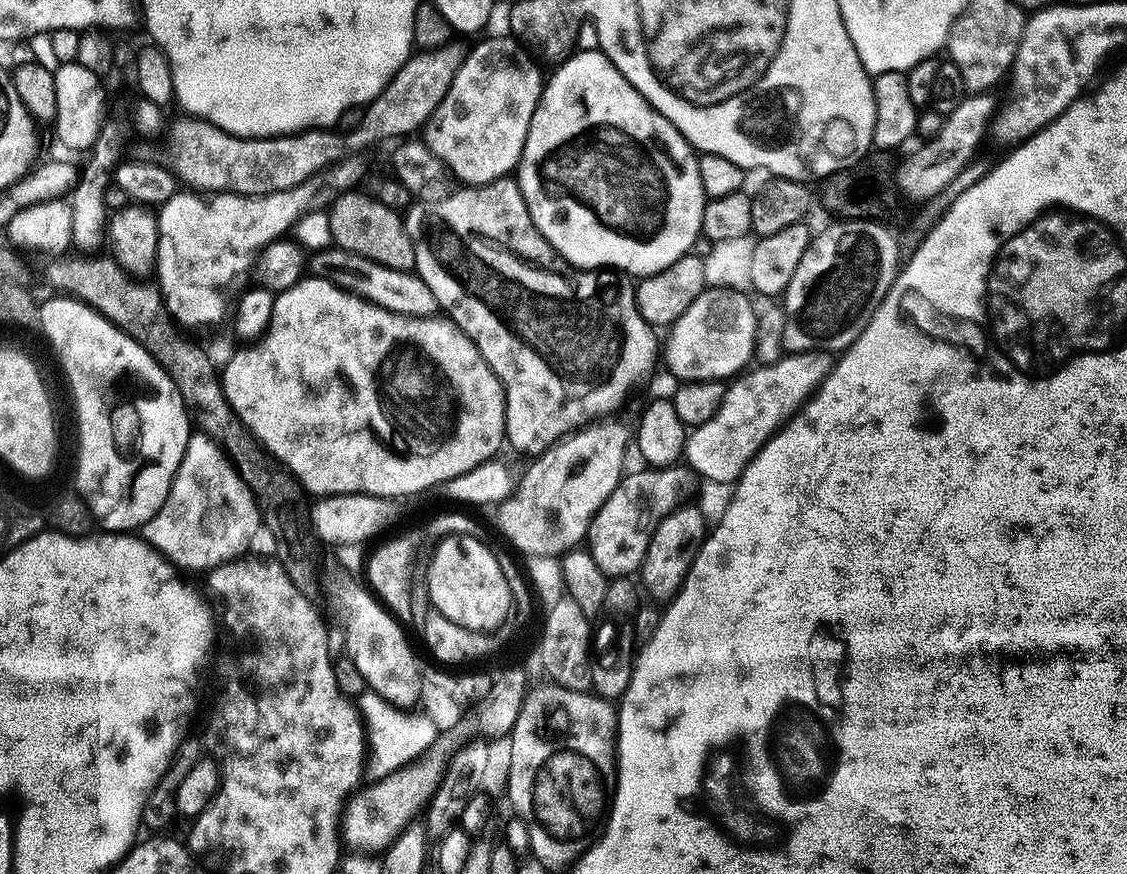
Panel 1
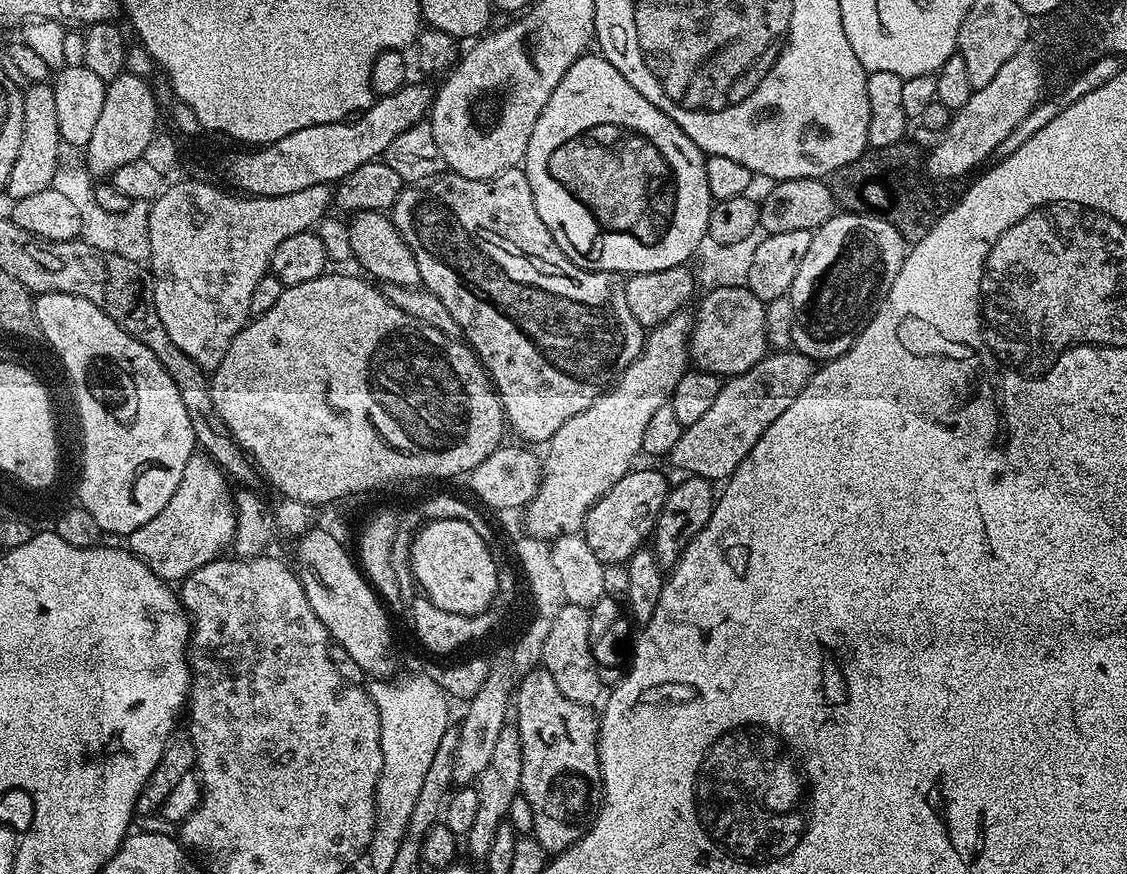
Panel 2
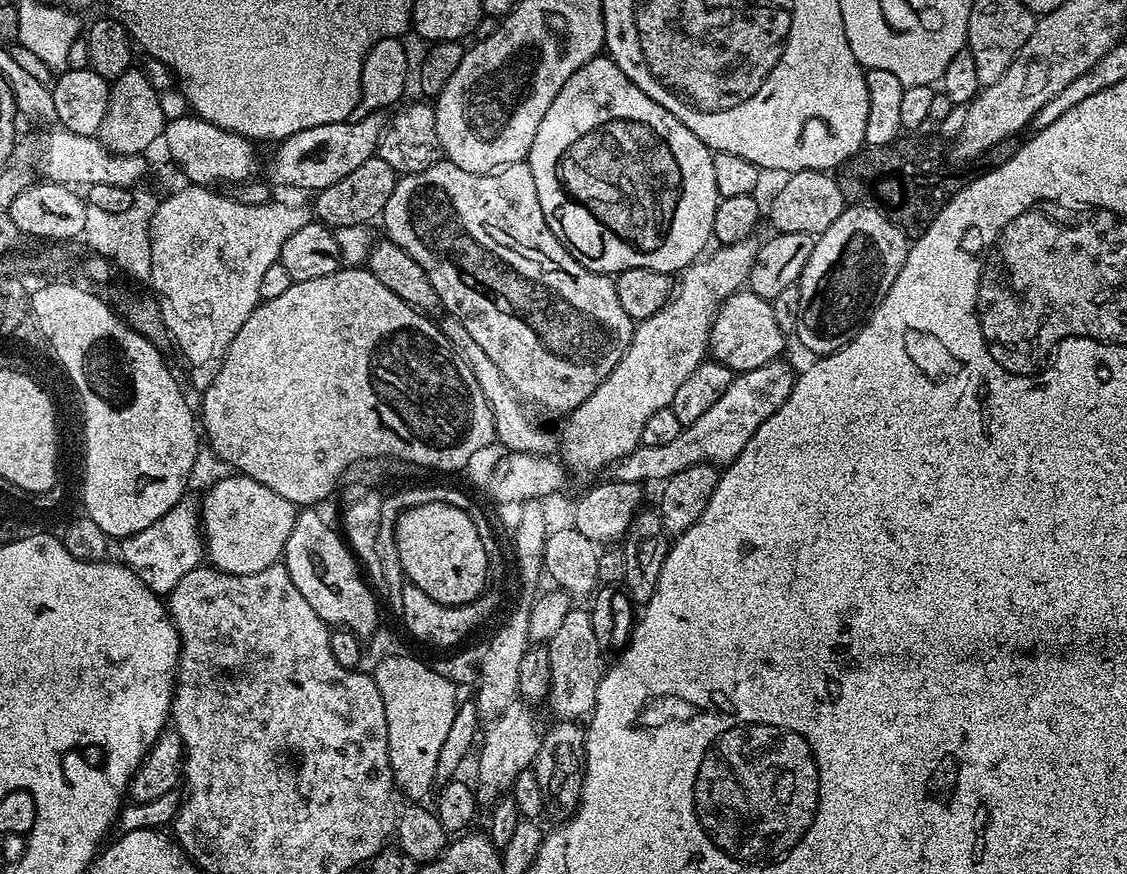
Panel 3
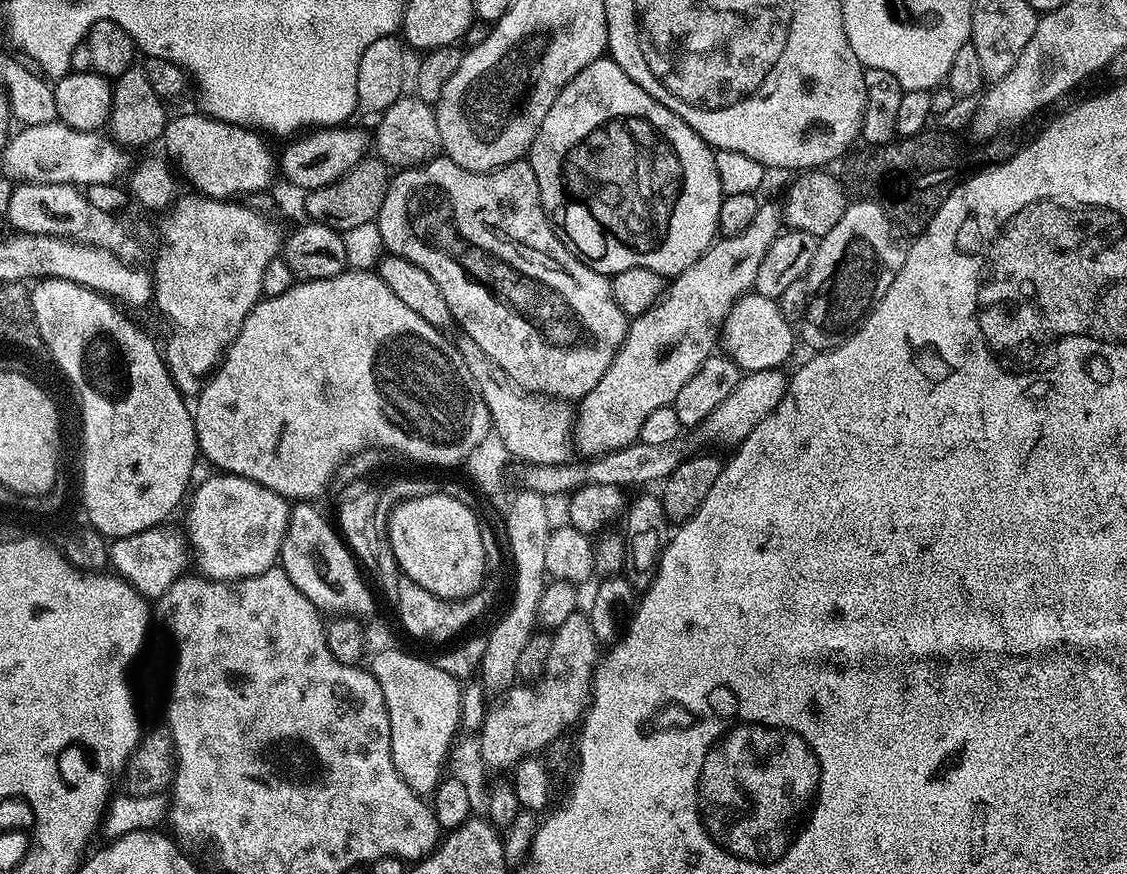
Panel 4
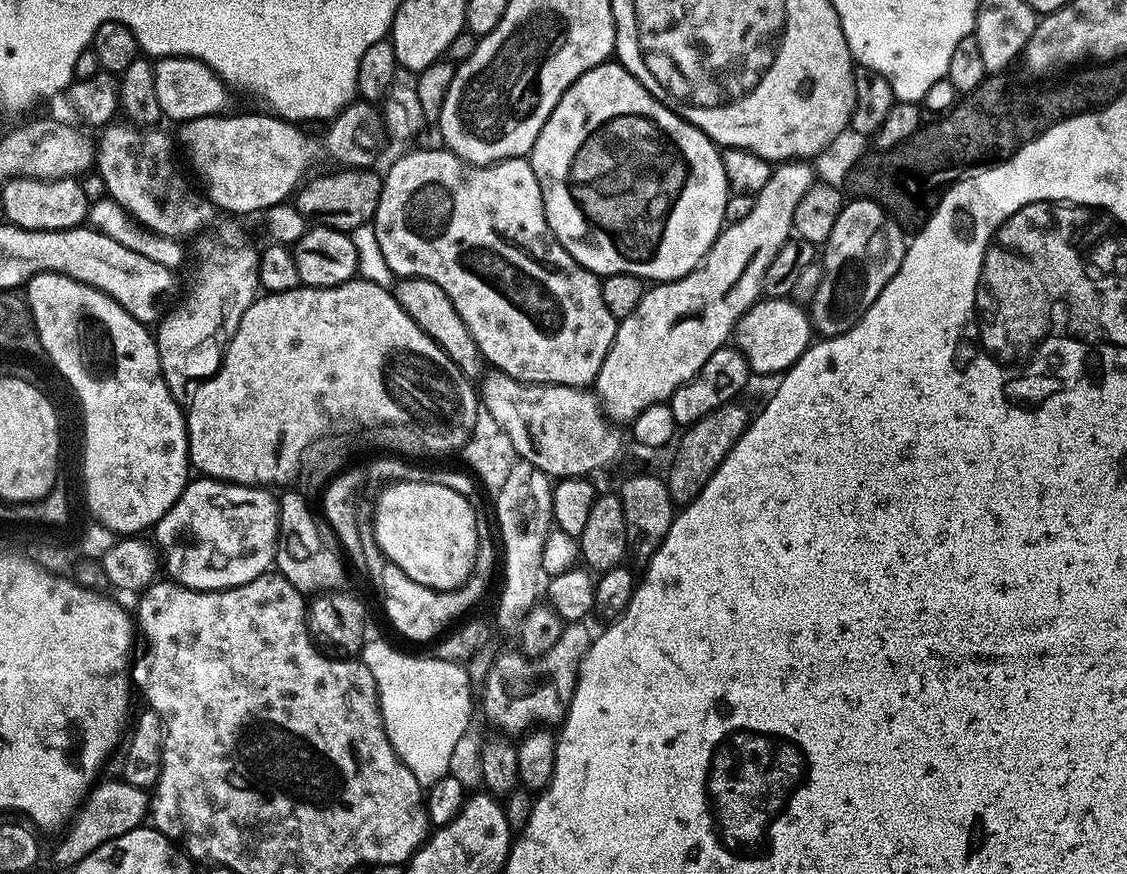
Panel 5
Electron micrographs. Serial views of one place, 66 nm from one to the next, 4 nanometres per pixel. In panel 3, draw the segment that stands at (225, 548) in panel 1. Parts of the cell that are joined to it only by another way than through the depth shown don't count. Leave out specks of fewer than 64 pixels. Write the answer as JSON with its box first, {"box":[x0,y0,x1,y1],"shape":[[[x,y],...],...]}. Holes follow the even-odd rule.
{"box":[119,498,205,595],"shape":[[[190,498],[180,500],[162,518],[151,523],[145,530],[123,537],[119,541],[121,563],[127,565],[156,595],[168,595],[182,577],[190,570],[199,567],[205,559],[200,510],[197,503],[190,500]]]}

